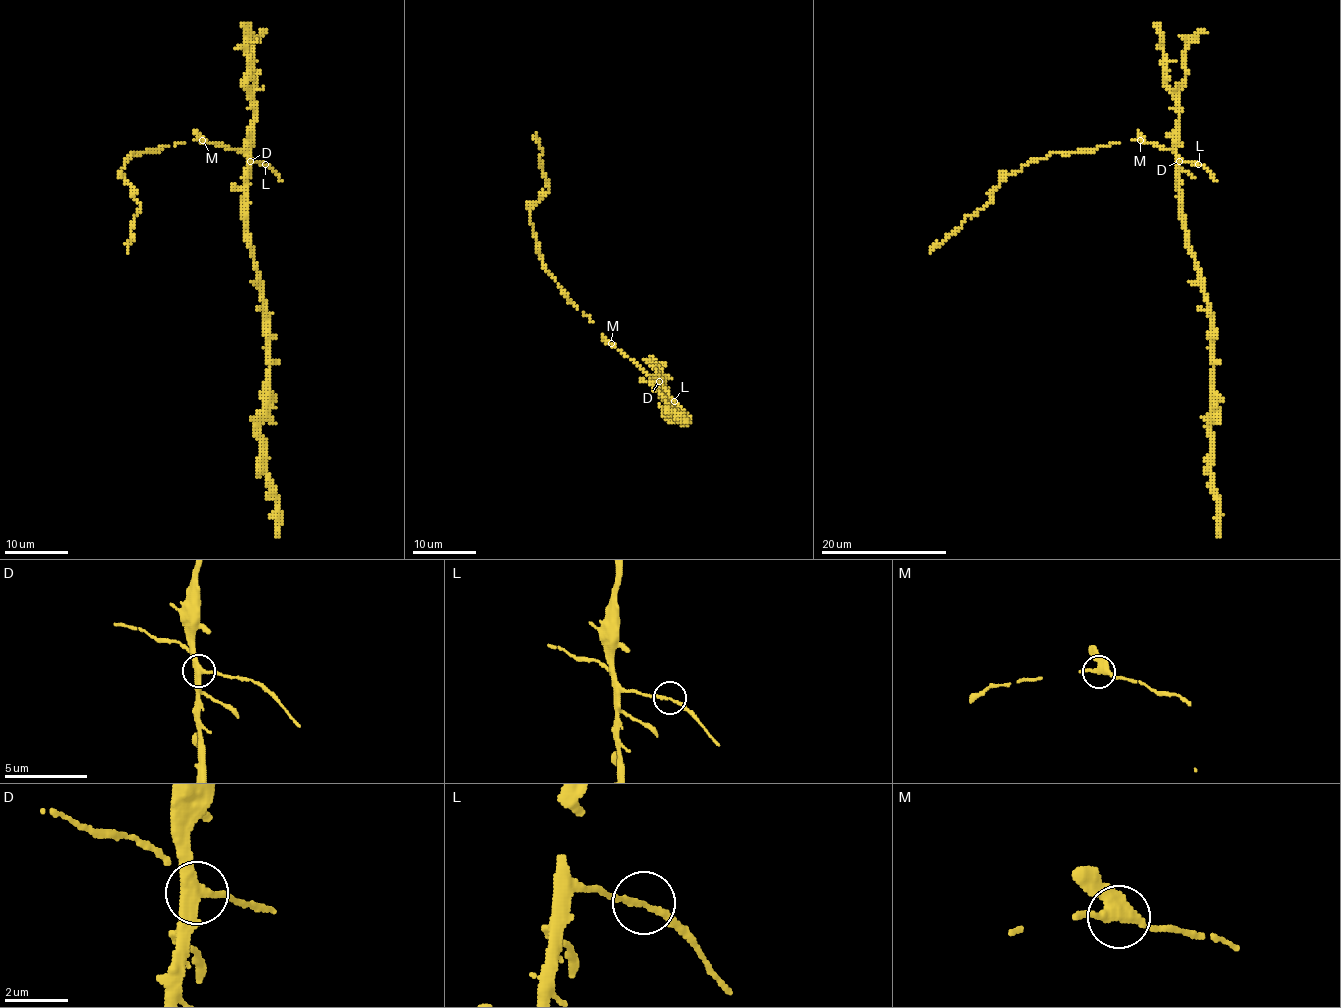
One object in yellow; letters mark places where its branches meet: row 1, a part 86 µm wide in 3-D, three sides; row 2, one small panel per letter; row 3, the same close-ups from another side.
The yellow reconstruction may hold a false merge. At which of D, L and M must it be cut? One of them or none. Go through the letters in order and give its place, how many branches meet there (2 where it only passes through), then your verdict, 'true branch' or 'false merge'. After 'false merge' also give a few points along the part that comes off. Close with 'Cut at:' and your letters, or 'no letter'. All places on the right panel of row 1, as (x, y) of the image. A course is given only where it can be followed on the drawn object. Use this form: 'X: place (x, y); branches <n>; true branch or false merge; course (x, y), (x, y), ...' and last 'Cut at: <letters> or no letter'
D: place (1179, 161); branches 3; false merge; course (1178, 161), (1185, 241), (1199, 273), (1210, 317), (1213, 364), (1210, 468), (1218, 501), (1219, 536)
L: place (1198, 164); branches 2; true branch
M: place (1140, 140); branches 3; true branch
Cut at: D

